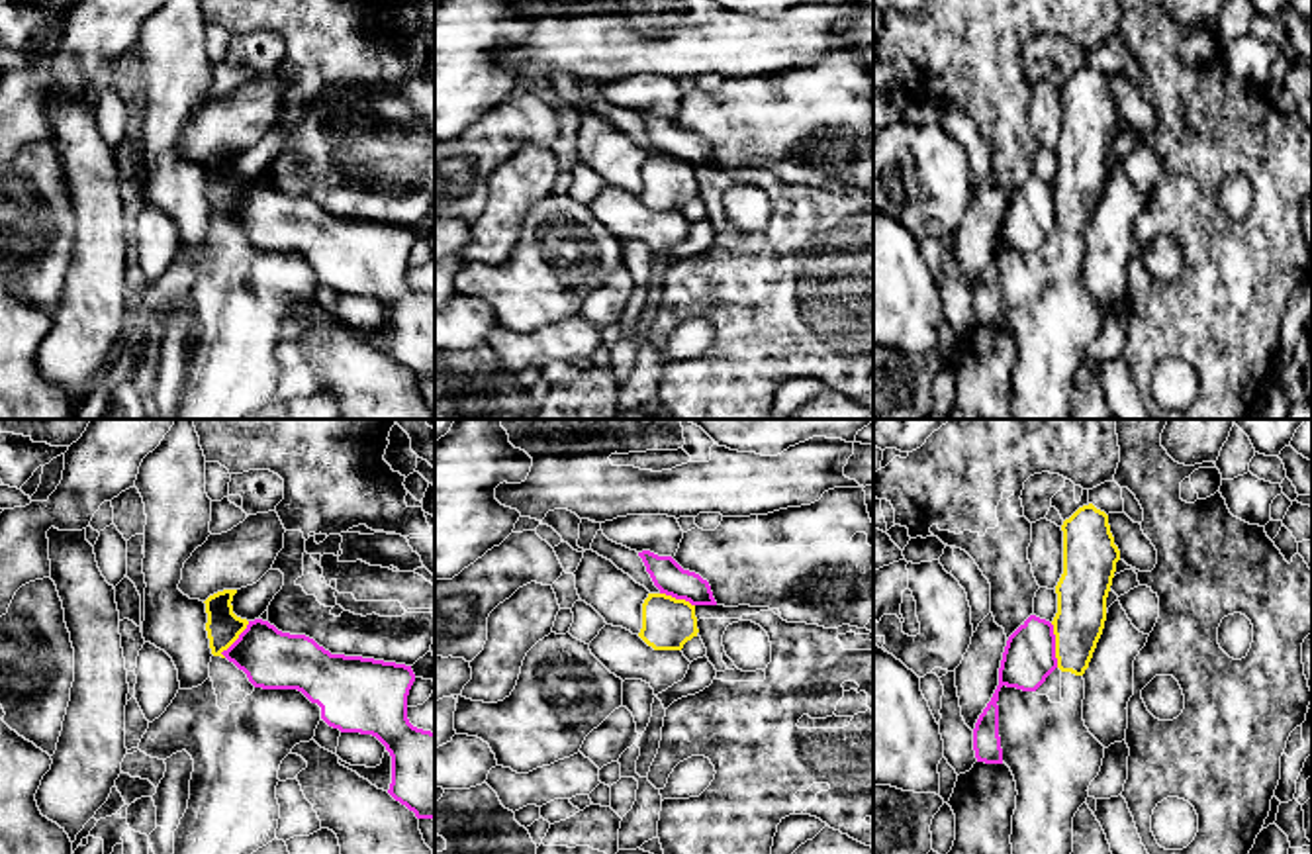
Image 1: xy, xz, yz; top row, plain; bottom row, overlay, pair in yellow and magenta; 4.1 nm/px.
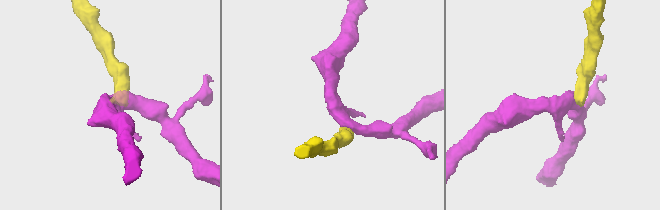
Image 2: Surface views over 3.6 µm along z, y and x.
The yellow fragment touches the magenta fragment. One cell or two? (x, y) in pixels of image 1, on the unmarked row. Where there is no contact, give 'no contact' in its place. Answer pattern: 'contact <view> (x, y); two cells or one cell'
contact yz (1056, 206); two cells

